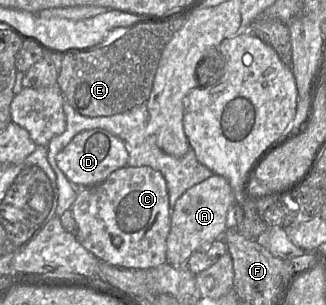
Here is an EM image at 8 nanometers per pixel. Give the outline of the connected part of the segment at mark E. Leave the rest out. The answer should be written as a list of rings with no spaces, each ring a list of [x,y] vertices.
[[[186,18],[165,23],[139,22],[110,44],[65,52],[57,79],[65,100],[88,117],[112,116],[146,104],[163,50],[185,21]]]

